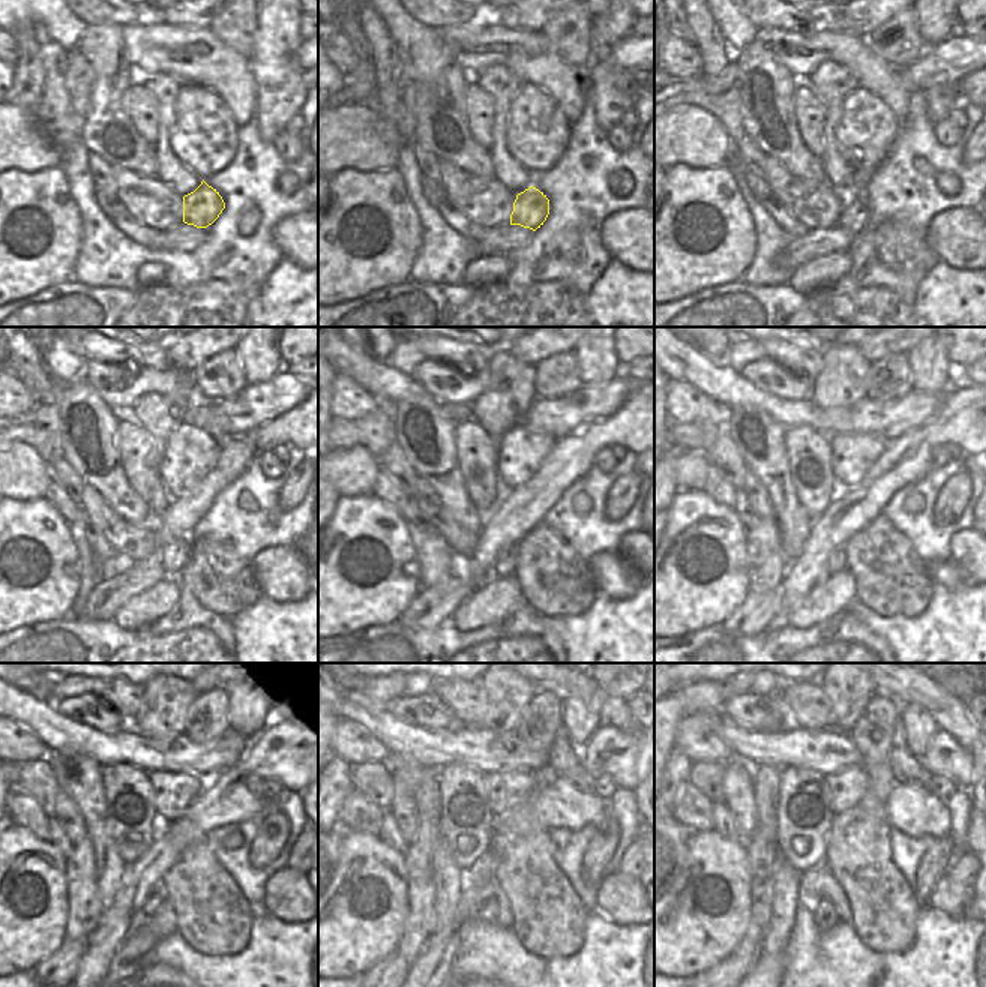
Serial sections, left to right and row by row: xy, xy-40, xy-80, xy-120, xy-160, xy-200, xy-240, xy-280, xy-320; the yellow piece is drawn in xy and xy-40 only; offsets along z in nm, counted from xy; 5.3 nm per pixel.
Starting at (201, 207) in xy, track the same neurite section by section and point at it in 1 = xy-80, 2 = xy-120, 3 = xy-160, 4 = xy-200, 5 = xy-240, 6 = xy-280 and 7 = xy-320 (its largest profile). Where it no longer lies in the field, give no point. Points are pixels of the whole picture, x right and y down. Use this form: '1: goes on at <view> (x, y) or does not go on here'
1: goes on at xy-80 (854, 218)
2: goes on at xy-120 (173, 557)
3: goes on at xy-160 (505, 564)
4: goes on at xy-200 (838, 561)
5: goes on at xy-240 (153, 902)
6: goes on at xy-280 (488, 911)
7: goes on at xy-320 (823, 912)

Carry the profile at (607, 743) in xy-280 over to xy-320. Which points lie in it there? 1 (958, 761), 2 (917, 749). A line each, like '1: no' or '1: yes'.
1: yes
2: no

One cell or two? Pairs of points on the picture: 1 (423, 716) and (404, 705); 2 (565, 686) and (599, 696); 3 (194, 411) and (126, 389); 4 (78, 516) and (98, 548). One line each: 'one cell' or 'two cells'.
1: one cell
2: one cell
3: one cell
4: one cell

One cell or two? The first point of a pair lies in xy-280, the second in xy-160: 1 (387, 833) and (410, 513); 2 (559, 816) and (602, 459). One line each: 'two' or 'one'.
1: one
2: two

